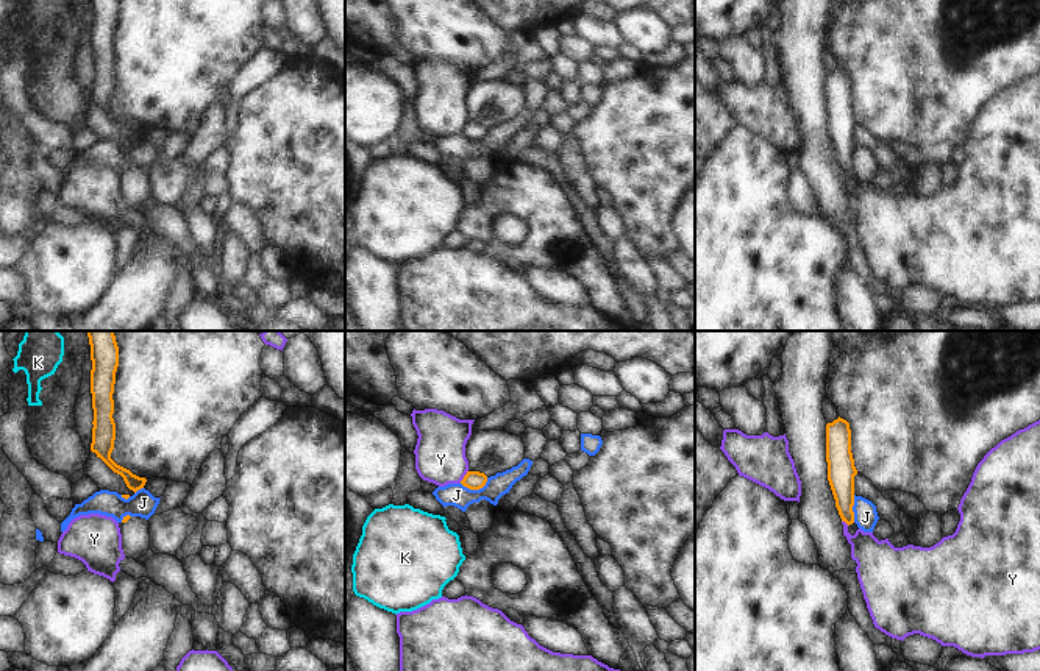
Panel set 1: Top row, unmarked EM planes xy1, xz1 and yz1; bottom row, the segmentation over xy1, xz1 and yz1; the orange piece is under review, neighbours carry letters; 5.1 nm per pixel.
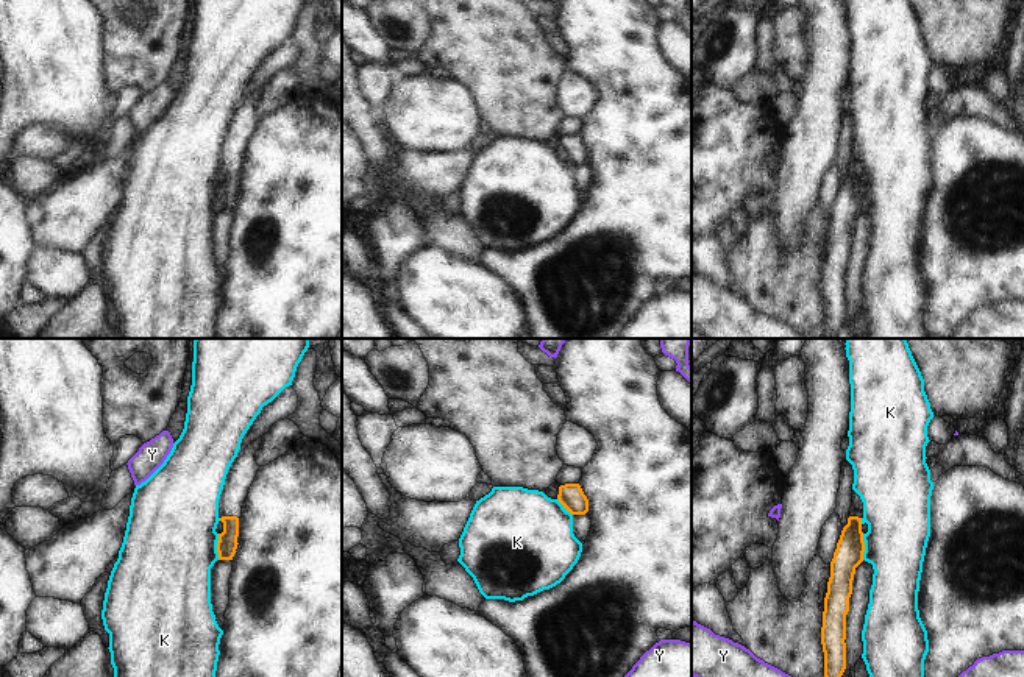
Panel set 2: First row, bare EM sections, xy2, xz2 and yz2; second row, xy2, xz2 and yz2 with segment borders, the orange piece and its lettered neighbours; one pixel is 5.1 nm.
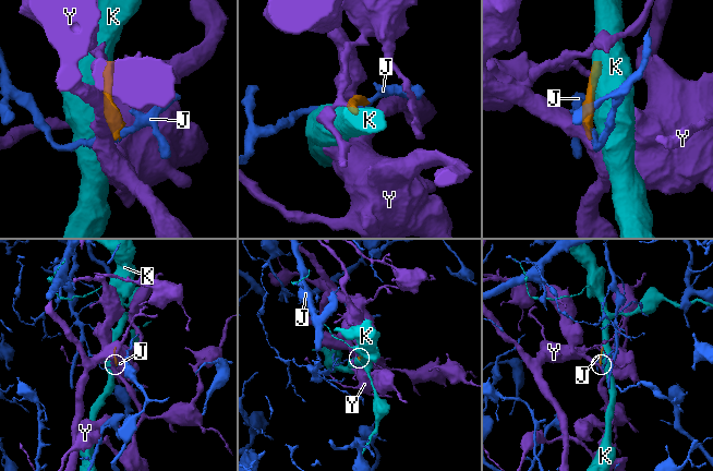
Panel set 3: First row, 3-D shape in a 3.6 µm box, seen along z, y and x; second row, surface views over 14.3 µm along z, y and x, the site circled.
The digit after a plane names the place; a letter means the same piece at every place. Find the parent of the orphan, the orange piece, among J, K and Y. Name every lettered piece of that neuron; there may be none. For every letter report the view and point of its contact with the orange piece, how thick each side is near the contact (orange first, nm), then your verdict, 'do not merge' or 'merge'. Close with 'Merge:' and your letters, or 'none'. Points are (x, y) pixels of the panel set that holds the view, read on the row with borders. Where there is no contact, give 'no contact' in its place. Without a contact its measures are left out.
J: contact xz1 (475, 489); calibres 100 and 120 nm; do not merge
K: contact xy2 (217, 546); calibres 110 and 480 nm; do not merge
Y: contact xz1 (464, 476); calibres 100 and 260 nm; do not merge
Merge: none

